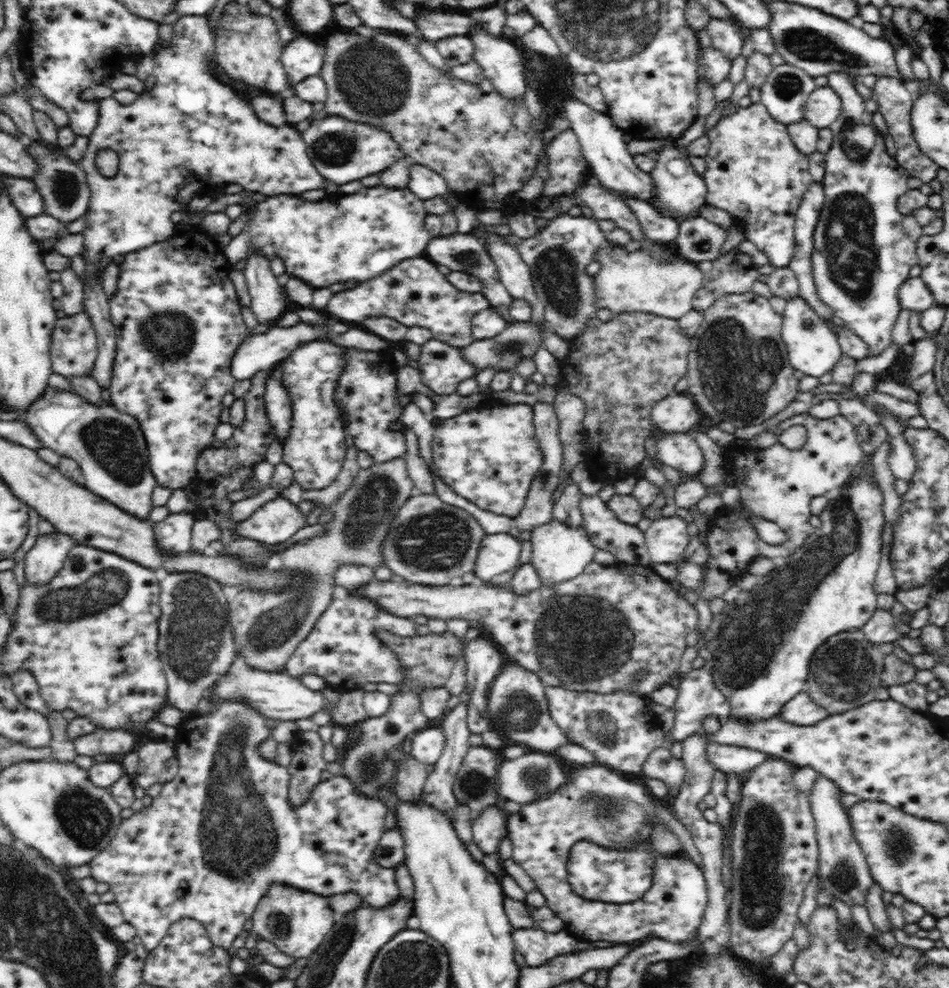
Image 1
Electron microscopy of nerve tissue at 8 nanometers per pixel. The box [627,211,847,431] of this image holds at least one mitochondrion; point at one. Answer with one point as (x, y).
(716, 345)

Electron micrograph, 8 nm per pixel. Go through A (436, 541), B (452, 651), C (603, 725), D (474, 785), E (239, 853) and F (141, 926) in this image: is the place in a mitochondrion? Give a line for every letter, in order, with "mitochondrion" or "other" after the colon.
A: mitochondrion
B: other
C: mitochondrion
D: mitochondrion
E: mitochondrion
F: other

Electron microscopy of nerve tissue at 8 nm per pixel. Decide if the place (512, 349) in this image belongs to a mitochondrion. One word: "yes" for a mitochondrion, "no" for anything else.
yes

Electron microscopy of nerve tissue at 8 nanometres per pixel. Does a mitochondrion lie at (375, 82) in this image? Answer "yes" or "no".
yes

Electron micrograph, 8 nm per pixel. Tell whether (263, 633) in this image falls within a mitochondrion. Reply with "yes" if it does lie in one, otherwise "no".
yes

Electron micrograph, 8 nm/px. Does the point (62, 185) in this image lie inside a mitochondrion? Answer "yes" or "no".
yes

